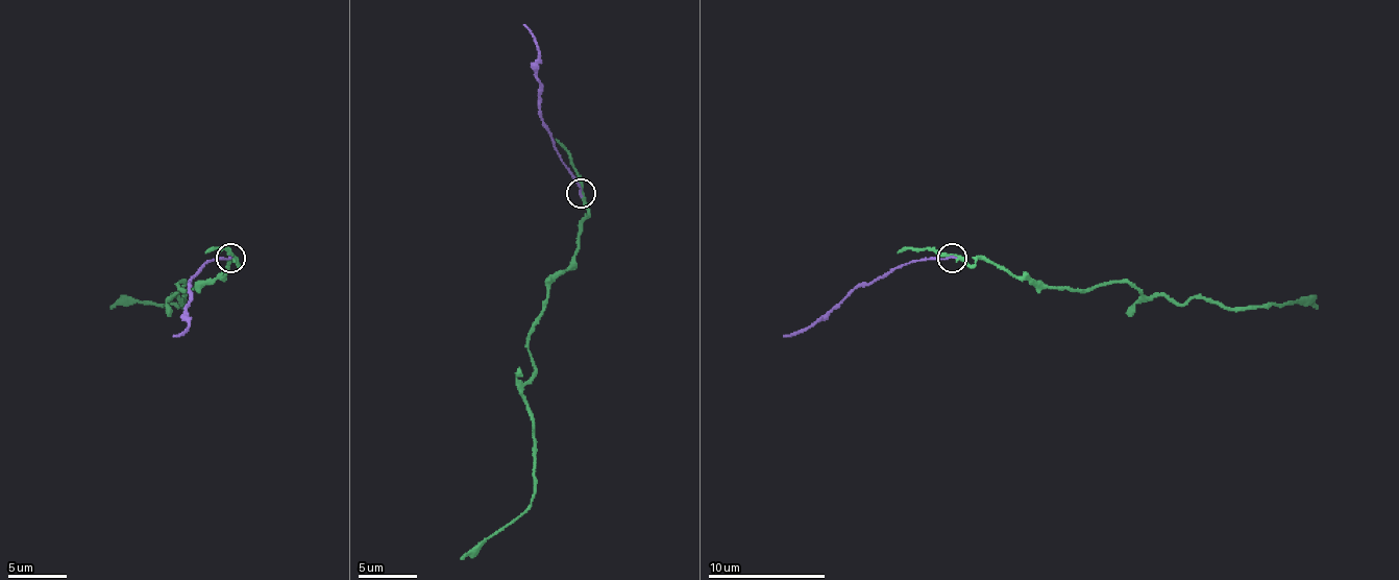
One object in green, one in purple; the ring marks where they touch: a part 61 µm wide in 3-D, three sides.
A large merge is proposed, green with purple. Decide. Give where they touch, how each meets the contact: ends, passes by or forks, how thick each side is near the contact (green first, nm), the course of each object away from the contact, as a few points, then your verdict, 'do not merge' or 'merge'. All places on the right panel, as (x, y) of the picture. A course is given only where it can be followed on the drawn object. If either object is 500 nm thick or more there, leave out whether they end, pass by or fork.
place (952, 258); green passes by; purple ends; calibres 240 and 160 nm; course green (951, 255), (968, 264), (989, 258), (1045, 287), (1129, 282), (1144, 296), (1182, 305), (1191, 299), (1317, 308); course purple (951, 258), (910, 261), (857, 284), (805, 329), (784, 337); do not merge

